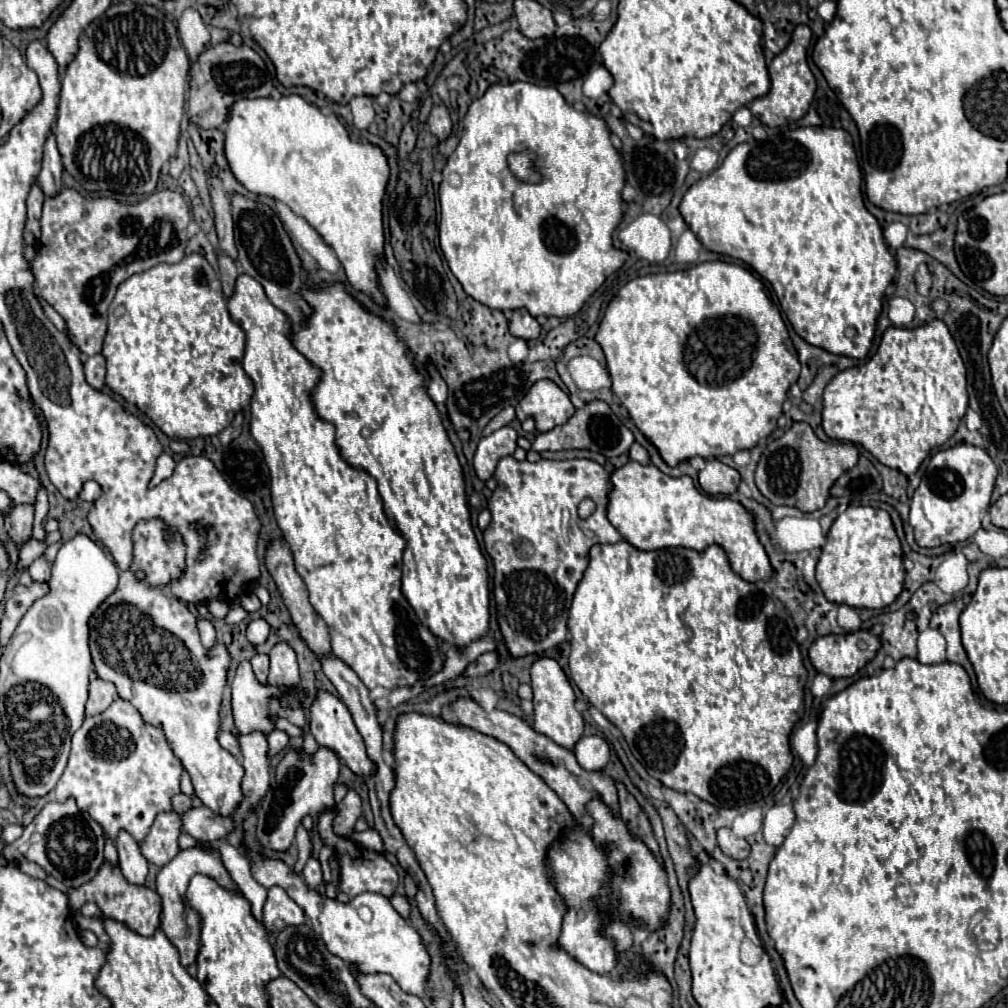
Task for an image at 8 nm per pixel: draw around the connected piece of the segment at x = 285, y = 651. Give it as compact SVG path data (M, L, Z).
M278 642L270 650L270 676L268 682L276 686L298 686L298 662L296 652L286 644Z

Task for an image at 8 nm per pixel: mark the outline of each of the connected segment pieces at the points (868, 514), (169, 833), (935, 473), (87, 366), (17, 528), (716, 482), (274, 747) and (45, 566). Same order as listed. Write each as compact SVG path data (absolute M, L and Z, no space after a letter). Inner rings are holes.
M848 506L834 520L816 566L816 580L830 602L870 610L890 606L902 592L904 574L900 540L886 510Z
M158 814L140 850L152 864L166 866L178 854L178 834L178 814Z
M958 444L932 454L910 506L910 526L914 528L916 544L920 548L936 548L968 540L982 526L982 518L988 512L996 474L998 470L990 456L970 444Z
M96 354L92 358L84 360L84 372L86 372L86 382L94 390L102 390L104 386L104 376L106 376L106 360L102 354Z
M18 504L6 516L6 532L16 540L16 542L26 542L32 536L32 522L34 522L34 504Z
M706 460L706 468L700 472L700 488L706 494L730 496L736 492L738 484L740 484L738 470L722 464L720 460Z
M276 730L276 732L270 732L270 736L268 736L268 748L270 748L270 758L272 756L276 756L282 748L284 748L284 744L288 742L288 736L284 734L284 732L280 732L280 730Z
M42 554L40 558L36 558L32 564L30 564L30 576L34 580L48 580L50 578L50 570L52 570L52 564L46 560L46 556Z

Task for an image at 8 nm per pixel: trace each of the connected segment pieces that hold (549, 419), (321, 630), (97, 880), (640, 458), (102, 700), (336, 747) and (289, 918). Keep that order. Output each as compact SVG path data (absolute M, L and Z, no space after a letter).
M552 380L536 382L530 392L518 402L516 416L520 422L534 418L538 432L548 432L558 424L564 424L574 414L574 406L566 392L562 392Z
M270 540L268 542L268 548L266 548L266 568L270 572L270 576L274 578L276 586L278 586L278 592L292 616L292 622L294 626L298 628L300 636L304 638L304 642L308 644L308 648L314 652L314 654L328 654L330 652L330 638L328 638L328 626L326 622L322 620L322 616L312 608L310 600L308 600L308 590L306 590L306 584L304 580L300 578L300 574L296 572L294 568L294 554L292 550L288 548L288 544L284 540Z
M104 862L100 866L100 870L98 870L98 874L94 876L92 882L80 886L78 890L70 890L68 902L70 902L70 910L72 912L76 912L86 902L96 902L100 912L102 912L102 916L128 926L130 930L138 932L140 936L154 936L154 932L160 930L158 928L158 920L162 920L160 918L160 914L162 914L162 900L160 900L160 896L154 890L146 888L146 886L128 884L124 880L120 868L116 868L116 866L108 864L108 862Z
M634 442L634 444L632 444L632 448L630 448L628 456L630 456L630 460L636 460L636 462L640 462L640 464L650 464L650 458L648 458L646 450L644 450L638 442Z
M94 678L90 682L90 698L88 698L88 704L86 704L86 716L102 714L116 698L118 698L118 694L116 694L114 684L104 682L100 678Z
M320 692L316 702L310 708L310 720L308 720L308 728L312 732L312 736L316 738L316 742L324 748L330 748L332 752L336 752L336 756L356 774L356 776L370 776L370 772L374 772L374 762L370 760L370 756L366 756L366 744L362 744L362 736L358 732L358 728L354 728L354 718L350 716L350 710L346 708L346 704L342 704L342 700L338 700L336 696L328 694L328 692Z
M272 886L268 890L268 898L264 902L264 926L272 932L280 932L276 927L284 924L298 926L304 922L306 922L306 916L302 912L302 908L286 894L286 890L282 890L280 886Z

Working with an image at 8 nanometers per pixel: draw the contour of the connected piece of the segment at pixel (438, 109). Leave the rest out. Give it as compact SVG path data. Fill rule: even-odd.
M438 104L432 108L430 116L428 116L428 130L438 138L438 140L446 140L452 132L452 120L450 120L450 112L444 104Z

